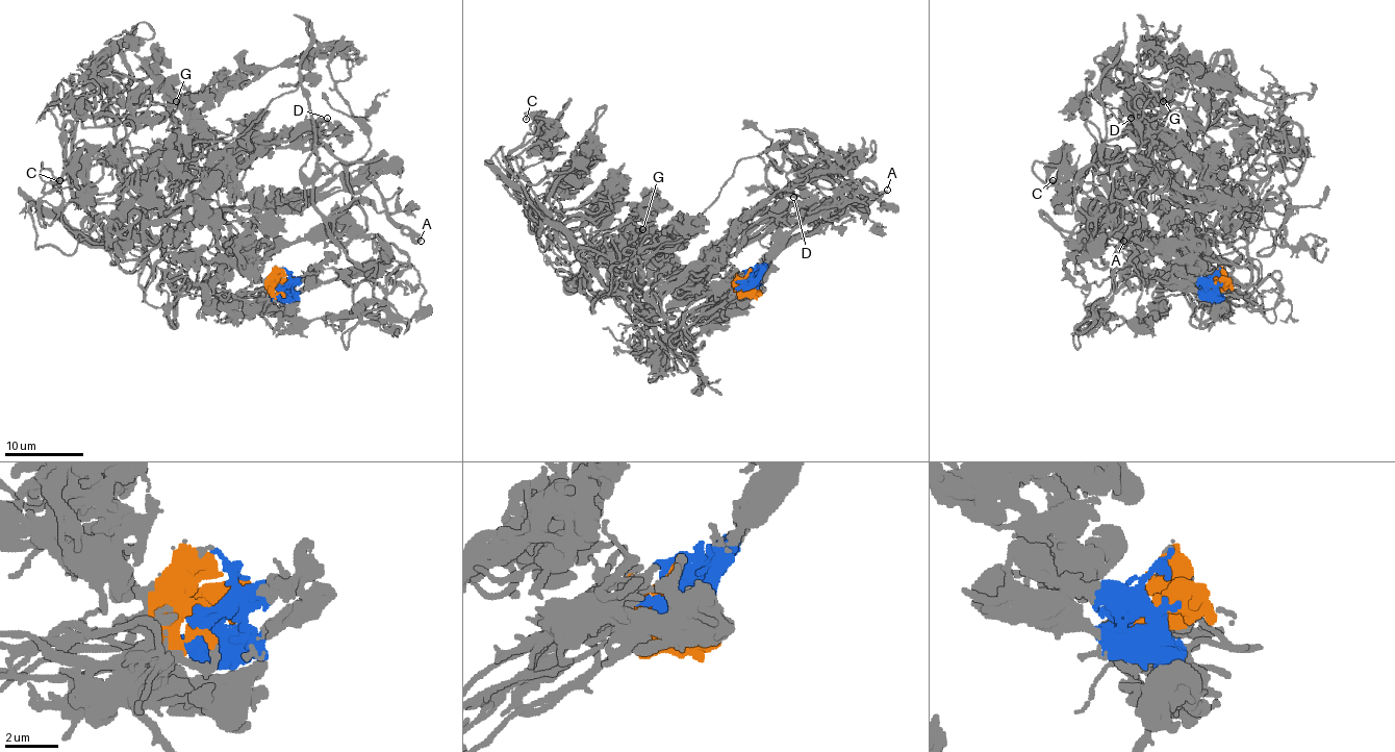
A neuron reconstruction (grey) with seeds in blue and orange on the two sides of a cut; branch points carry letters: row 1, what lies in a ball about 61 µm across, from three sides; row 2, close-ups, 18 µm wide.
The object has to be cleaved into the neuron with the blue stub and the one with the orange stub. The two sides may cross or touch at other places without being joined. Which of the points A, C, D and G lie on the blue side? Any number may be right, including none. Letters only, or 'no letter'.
A, D

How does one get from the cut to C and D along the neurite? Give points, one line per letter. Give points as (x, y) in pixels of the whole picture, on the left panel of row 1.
C: (289, 284), (206, 311), (155, 243), (108, 237), (75, 202), (42, 202), (71, 186), (67, 170), (59, 180)
D: (289, 284), (368, 275), (377, 282), (376, 267), (348, 258), (312, 200), (326, 118)

